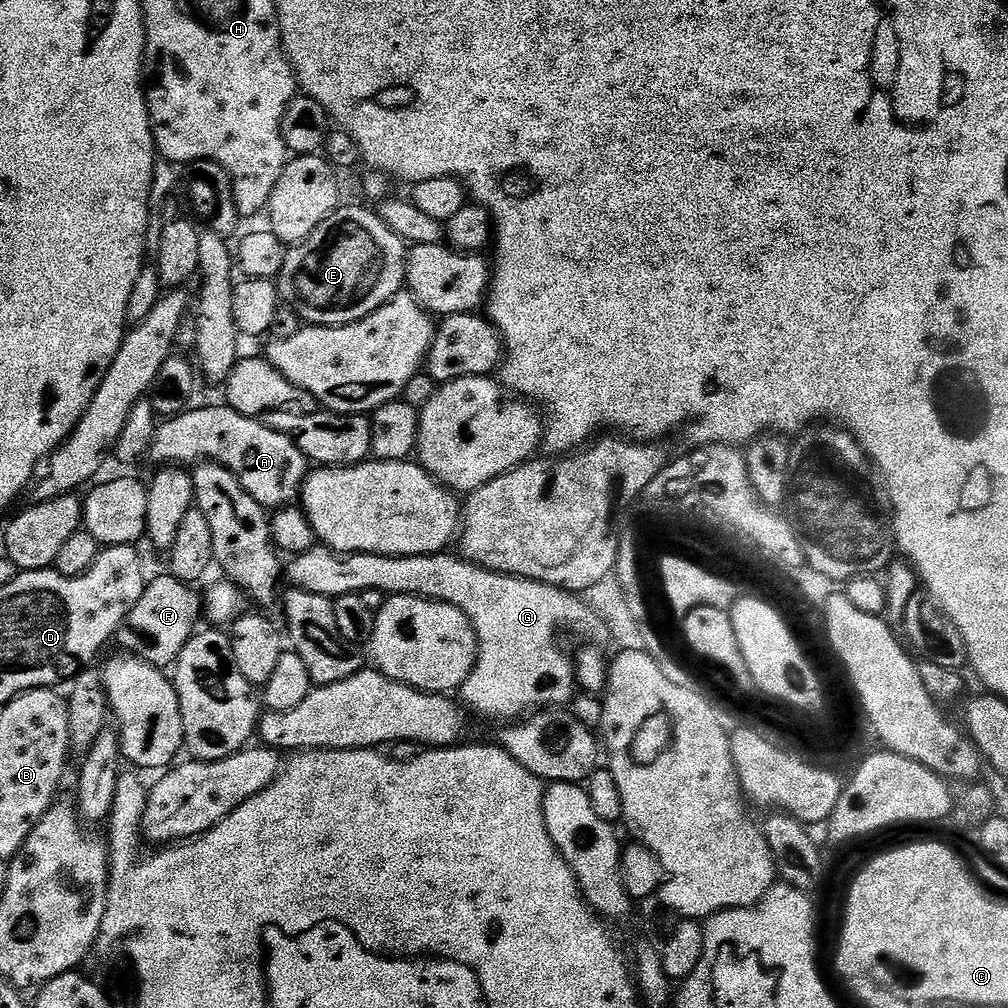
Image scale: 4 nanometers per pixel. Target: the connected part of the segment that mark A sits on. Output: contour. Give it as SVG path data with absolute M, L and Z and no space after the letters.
M227 403L212 404L209 408L193 407L180 416L165 419L156 429L156 437L152 440L152 448L147 454L149 461L153 460L156 466L195 466L201 462L220 464L266 510L279 510L293 502L299 501L300 490L304 486L304 480L310 471L310 462L302 454L302 450L296 445L295 439L278 430L270 430L254 416L243 416L238 410L229 408Z

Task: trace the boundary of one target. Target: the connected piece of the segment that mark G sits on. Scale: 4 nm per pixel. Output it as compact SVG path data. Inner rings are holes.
M317 546L301 552L292 565L287 565L286 580L292 588L300 588L310 594L335 598L359 596L366 590L378 590L388 596L425 596L427 600L441 600L458 606L474 626L476 635L476 665L458 690L459 699L469 713L484 720L519 722L537 712L556 710L571 705L578 692L576 669L571 655L560 649L556 635L569 628L580 632L592 620L593 609L583 604L579 595L563 592L537 580L521 580L518 576L504 576L500 572L487 572L477 564L470 564L459 555L438 556L379 556L369 552L337 554L331 548Z

